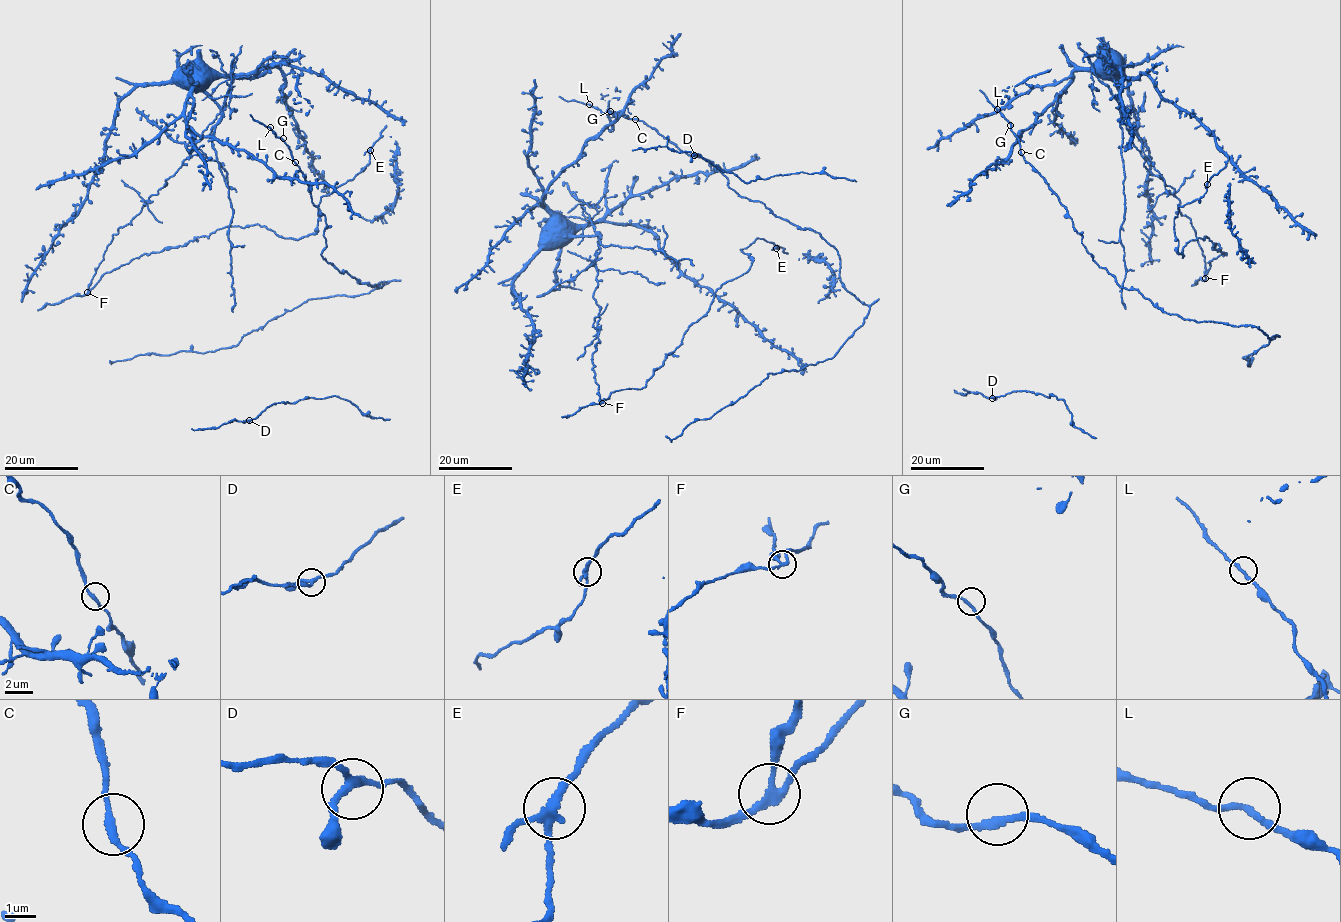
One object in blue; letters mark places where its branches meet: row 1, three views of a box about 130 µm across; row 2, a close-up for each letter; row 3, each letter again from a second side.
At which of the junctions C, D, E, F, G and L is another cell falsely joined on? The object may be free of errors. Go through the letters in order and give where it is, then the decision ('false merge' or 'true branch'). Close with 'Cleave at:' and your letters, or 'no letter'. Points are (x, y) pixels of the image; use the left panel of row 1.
C: place (295, 162); true branch
D: place (249, 420); true branch
E: place (370, 150); true branch
F: place (87, 292); false merge
G: place (283, 138); true branch
L: place (270, 127); true branch
Cleave at: F

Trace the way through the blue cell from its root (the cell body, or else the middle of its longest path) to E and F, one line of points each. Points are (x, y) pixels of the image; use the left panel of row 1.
E: (197, 87), (221, 121), (112, 236), (89, 289), (228, 226), (313, 234), (320, 198), (370, 150)
F: (197, 87), (219, 108), (221, 121), (196, 143), (182, 165), (151, 195), (139, 213), (112, 236), (87, 292)

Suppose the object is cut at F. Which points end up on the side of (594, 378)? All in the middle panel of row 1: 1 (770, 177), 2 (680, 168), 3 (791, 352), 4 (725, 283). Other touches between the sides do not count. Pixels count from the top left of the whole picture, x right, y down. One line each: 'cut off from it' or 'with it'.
1: cut off from it
2: with it
3: with it
4: cut off from it

